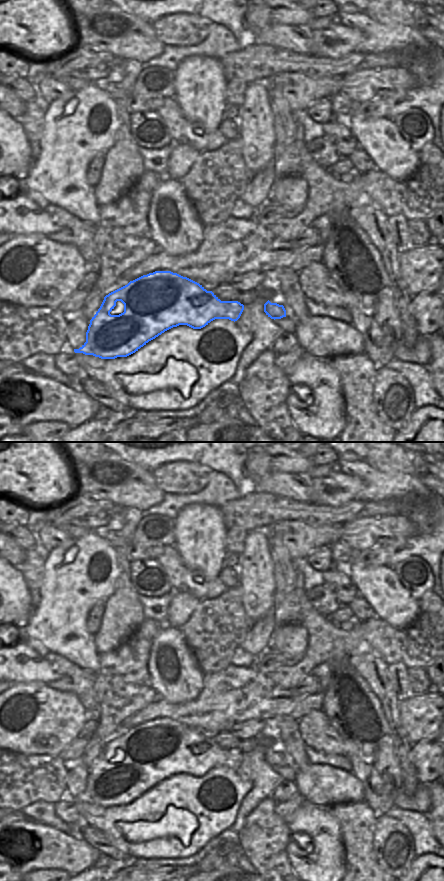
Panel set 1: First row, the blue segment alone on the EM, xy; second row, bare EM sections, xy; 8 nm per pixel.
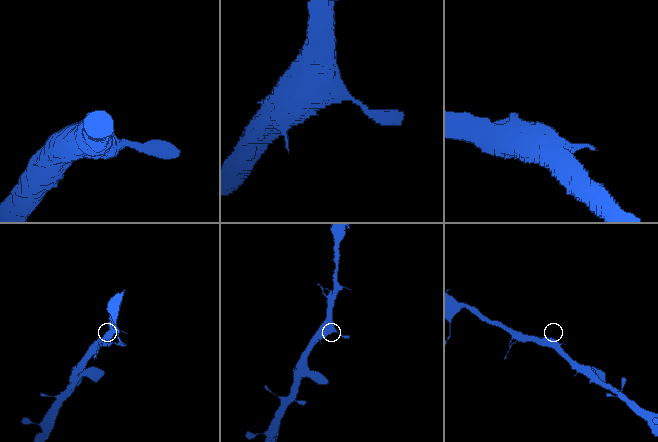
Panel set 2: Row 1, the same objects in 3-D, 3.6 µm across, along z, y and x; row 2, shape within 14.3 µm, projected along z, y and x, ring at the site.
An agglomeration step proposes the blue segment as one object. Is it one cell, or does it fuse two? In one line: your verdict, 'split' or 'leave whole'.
leave whole

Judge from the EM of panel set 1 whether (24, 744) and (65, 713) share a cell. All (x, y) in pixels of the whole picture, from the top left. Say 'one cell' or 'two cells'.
one cell

